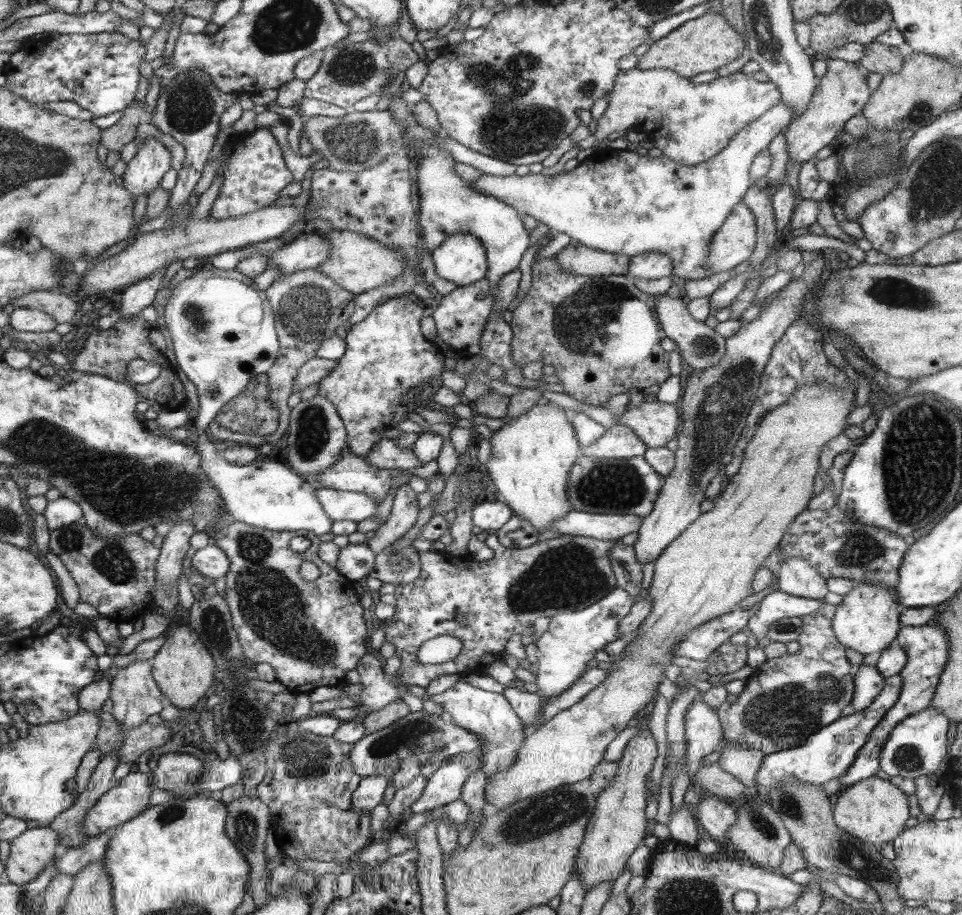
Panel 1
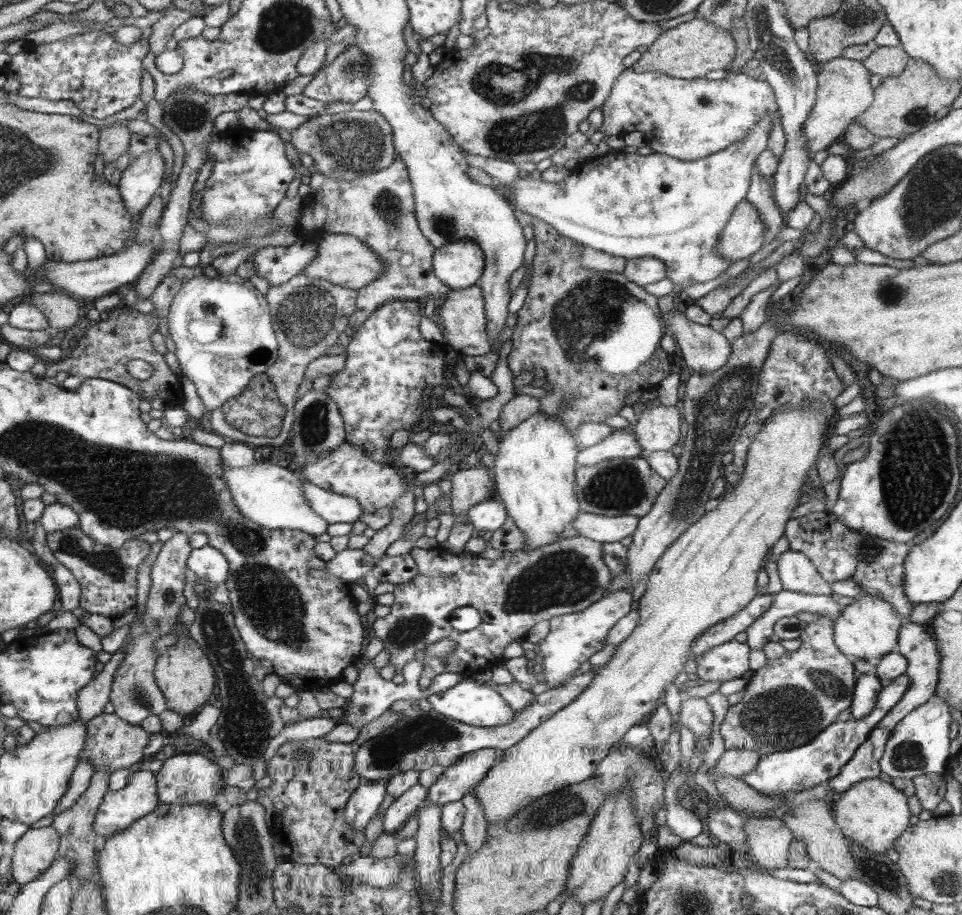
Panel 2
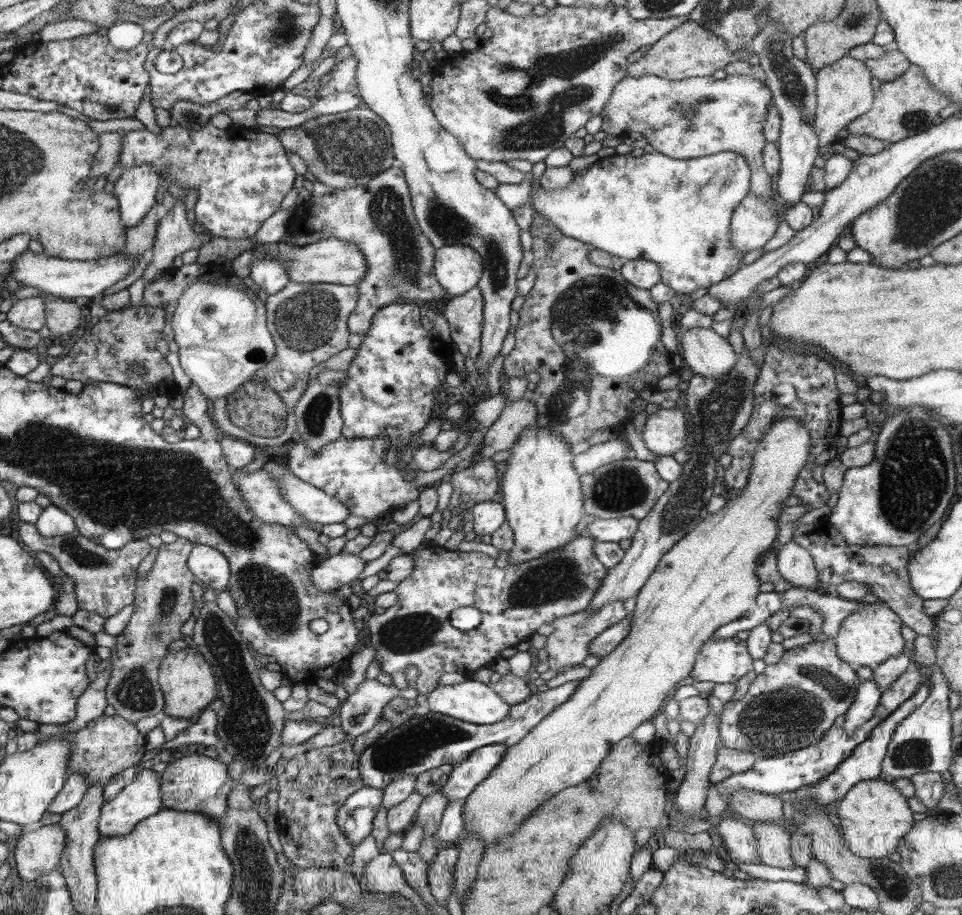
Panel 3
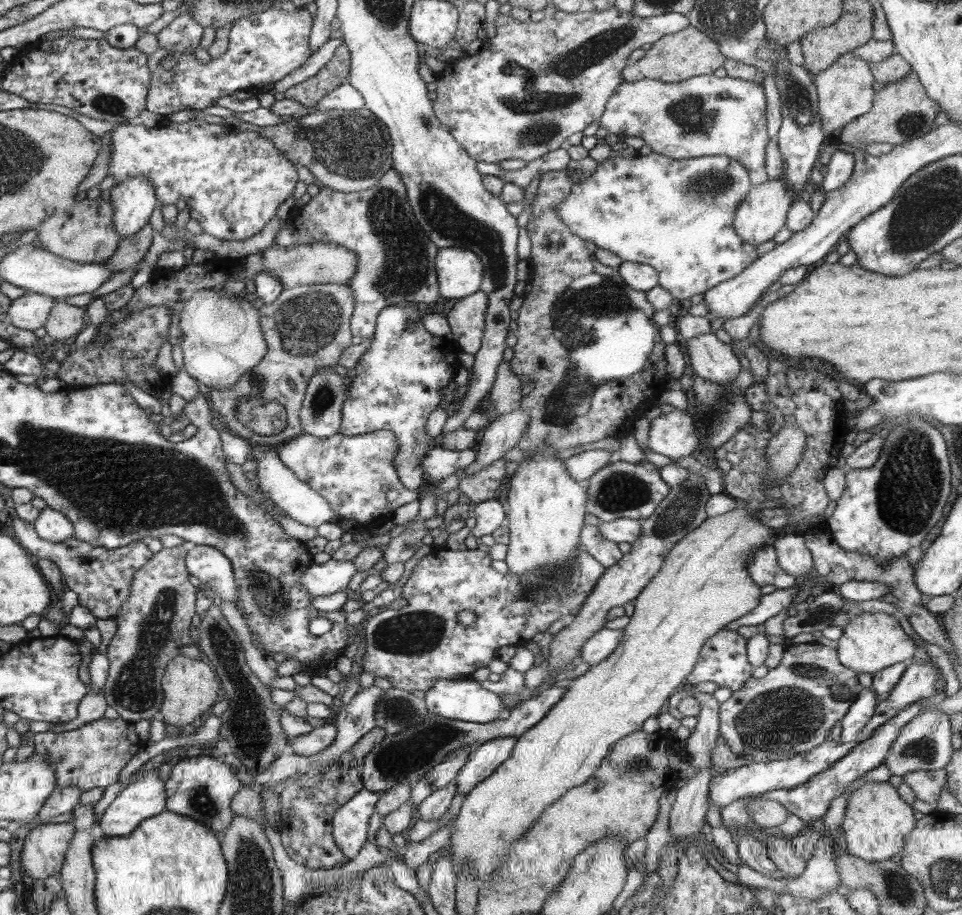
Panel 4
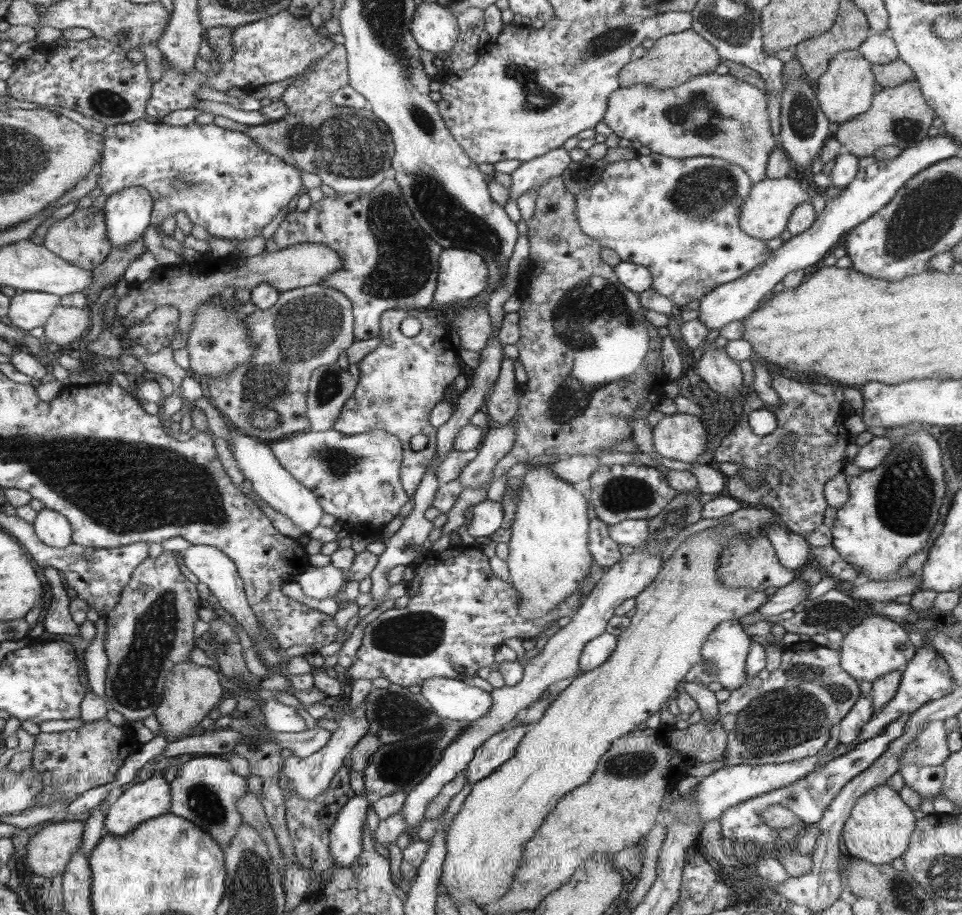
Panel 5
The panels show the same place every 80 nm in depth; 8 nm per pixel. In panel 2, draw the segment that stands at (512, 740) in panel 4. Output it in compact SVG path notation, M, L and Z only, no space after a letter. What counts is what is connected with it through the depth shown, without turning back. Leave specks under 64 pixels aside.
M485 748L465 754L460 760L456 761L456 764L449 766L442 773L441 779L428 789L425 802L419 808L423 807L426 803L438 803L441 806L446 803L459 805L461 798L468 794L469 790L473 790L473 786L480 783L485 778L486 773L496 763L497 751L497 749Z

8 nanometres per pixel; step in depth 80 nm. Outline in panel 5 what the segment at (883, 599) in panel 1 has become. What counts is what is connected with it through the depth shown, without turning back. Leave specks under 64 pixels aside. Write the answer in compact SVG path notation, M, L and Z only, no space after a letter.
M871 614L854 625L839 645L840 666L859 683L874 682L887 672L905 669L917 649L901 622L878 614Z

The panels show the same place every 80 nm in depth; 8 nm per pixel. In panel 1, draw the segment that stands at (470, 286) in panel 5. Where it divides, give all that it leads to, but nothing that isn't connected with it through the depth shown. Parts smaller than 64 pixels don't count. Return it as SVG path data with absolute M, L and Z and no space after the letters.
M450 236L440 247L432 250L438 276L462 287L478 283L488 274L488 253L476 236Z

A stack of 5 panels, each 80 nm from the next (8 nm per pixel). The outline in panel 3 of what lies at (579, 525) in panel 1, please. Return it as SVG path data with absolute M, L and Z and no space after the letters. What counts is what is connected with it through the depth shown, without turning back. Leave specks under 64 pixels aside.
M631 517L612 519L595 518L592 523L586 525L591 536L602 542L620 542L628 540L636 534L639 521Z

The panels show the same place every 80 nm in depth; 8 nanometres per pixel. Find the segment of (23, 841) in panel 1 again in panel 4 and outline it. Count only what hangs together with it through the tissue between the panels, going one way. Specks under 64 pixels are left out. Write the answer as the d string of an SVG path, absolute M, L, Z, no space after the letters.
M65 823L38 824L24 839L22 868L35 879L53 879L61 871L75 826Z

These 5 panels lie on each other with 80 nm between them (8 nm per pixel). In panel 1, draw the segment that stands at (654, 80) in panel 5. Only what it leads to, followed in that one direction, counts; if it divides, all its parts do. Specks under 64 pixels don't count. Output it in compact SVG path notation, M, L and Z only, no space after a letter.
M707 13L682 24L680 28L660 38L658 42L651 43L648 51L639 56L636 69L666 68L684 78L692 78L702 72L714 72L740 56L740 53L744 51L744 46L747 45L742 37L747 36L734 30L722 14Z

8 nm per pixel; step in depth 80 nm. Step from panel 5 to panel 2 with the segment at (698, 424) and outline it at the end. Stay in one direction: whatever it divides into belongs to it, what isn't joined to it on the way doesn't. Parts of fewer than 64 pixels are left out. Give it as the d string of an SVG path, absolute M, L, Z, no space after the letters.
M658 405L646 409L634 424L636 440L643 452L669 452L682 438L682 416L675 406Z

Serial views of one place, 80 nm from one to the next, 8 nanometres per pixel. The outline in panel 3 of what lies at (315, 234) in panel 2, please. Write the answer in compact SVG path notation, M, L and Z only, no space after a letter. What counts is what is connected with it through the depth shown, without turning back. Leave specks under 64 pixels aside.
M398 164L362 186L340 190L322 184L317 179L313 184L314 188L306 199L300 222L296 222L290 235L285 233L284 243L304 246L336 238L346 243L356 243L364 253L368 268L357 284L360 298L356 310L349 316L350 332L366 335L371 330L377 311L389 304L413 303L414 300L432 301L444 296L445 288L437 280L434 266L437 248L421 232L420 222L413 212L412 194L405 173Z

